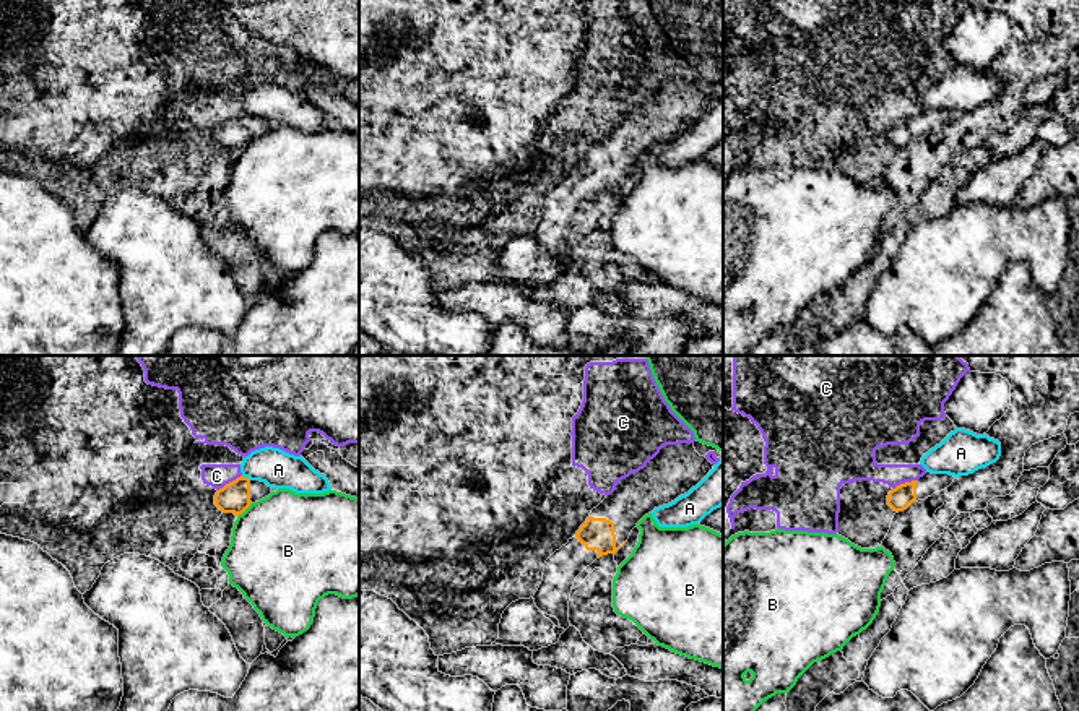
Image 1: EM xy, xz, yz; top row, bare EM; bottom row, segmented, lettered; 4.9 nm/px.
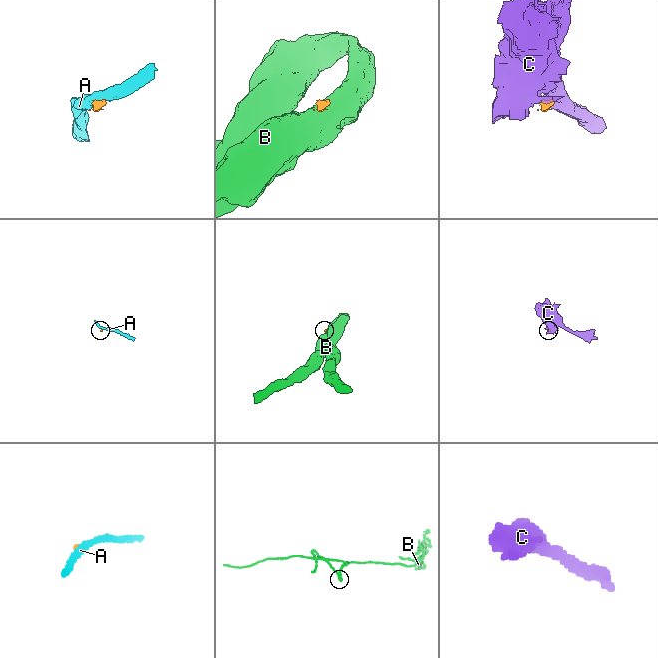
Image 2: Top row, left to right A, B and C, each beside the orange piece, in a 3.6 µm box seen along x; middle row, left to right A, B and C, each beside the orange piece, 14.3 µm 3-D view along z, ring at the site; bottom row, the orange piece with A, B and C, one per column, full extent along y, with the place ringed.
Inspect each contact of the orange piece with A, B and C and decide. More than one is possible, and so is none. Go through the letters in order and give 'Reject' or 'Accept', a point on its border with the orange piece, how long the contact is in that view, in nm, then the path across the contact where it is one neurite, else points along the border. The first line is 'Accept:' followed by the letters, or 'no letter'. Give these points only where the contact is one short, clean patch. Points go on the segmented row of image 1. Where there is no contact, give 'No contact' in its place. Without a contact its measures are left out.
Accept: no letter
A: Reject. Touches orange at xy (247, 478). Shared border 50 nm. Boundary: xy (242, 474), (251, 479)
B: Reject. Touches orange at xy (244, 510). Shared border 100 nm. Boundary: xy (251, 502), (238, 517)
C: Reject. Touches orange at yz (905, 482). Shared border 140 nm. Boundary: yz (917, 479), (901, 482), (892, 489)

